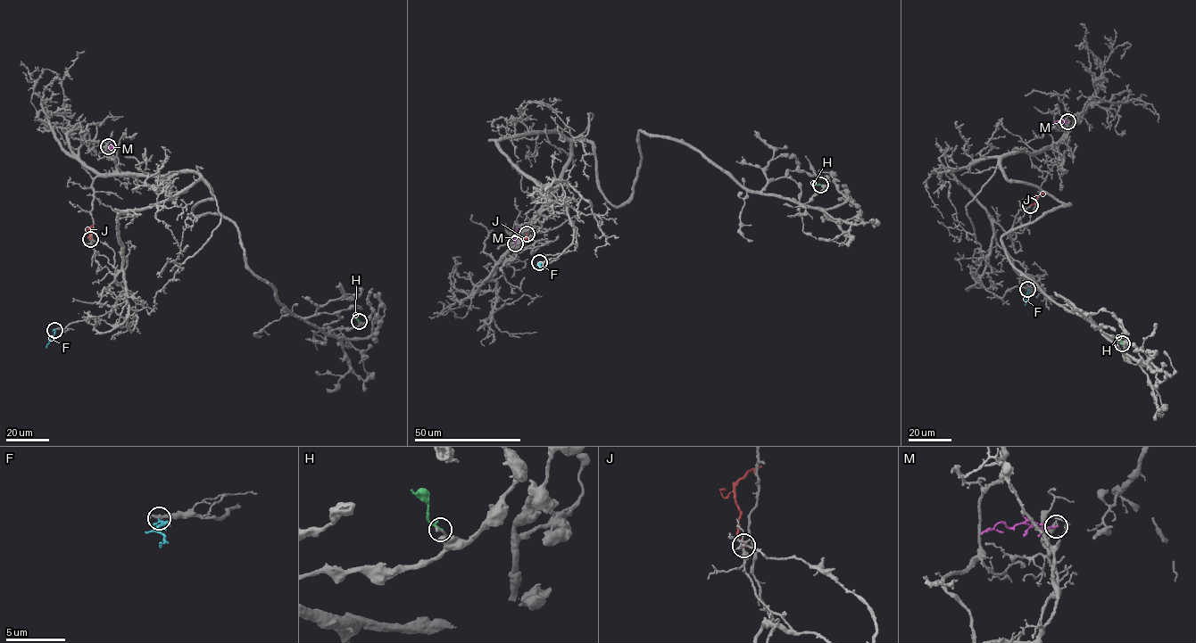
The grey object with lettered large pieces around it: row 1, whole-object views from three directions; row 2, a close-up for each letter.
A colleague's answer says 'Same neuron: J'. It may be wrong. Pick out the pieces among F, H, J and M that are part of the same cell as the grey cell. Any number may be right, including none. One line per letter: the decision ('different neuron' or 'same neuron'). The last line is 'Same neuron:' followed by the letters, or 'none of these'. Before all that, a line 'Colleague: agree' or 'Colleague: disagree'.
Colleague: agree
F: different neuron
H: different neuron
J: same neuron
M: different neuron
Same neuron: J

